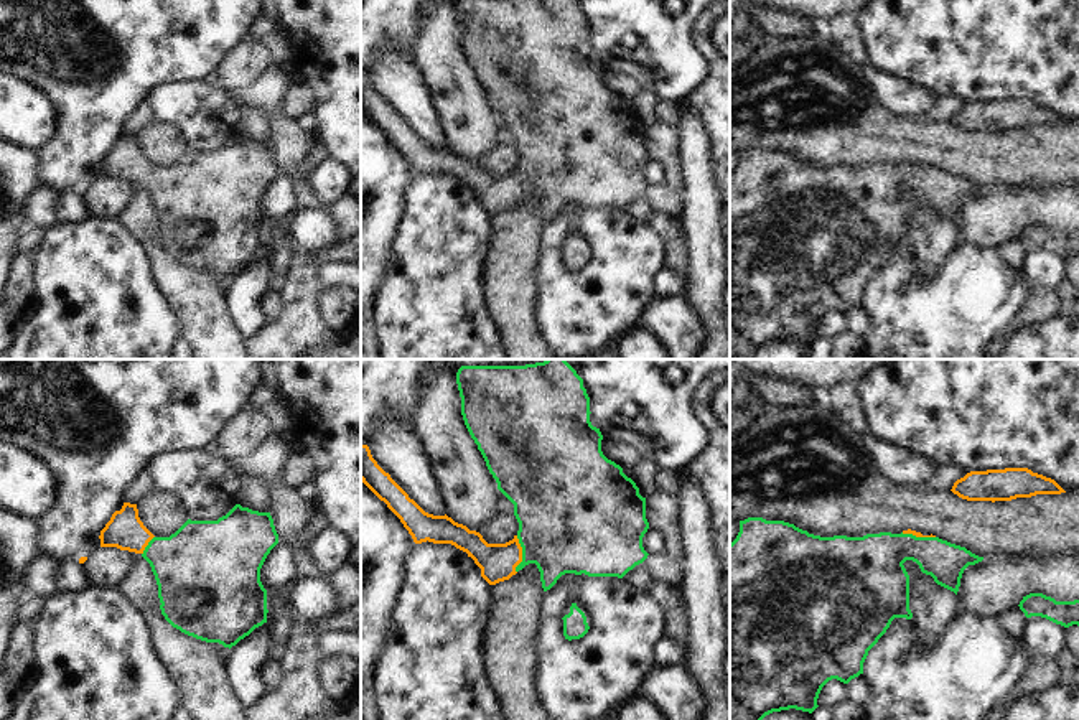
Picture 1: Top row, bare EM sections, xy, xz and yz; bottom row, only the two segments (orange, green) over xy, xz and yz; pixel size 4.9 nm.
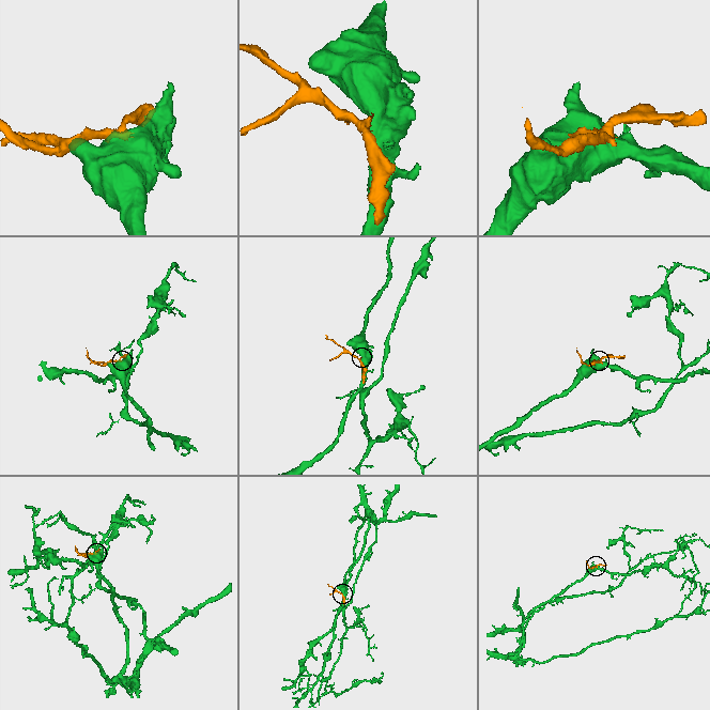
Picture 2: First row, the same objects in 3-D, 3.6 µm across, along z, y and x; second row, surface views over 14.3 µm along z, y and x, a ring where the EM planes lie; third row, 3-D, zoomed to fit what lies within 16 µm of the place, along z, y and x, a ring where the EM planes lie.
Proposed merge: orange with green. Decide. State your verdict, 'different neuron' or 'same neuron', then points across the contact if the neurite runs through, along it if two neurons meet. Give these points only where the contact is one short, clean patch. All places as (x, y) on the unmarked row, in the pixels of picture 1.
same neuron; way xz (498, 193), (521, 185), (564, 157)

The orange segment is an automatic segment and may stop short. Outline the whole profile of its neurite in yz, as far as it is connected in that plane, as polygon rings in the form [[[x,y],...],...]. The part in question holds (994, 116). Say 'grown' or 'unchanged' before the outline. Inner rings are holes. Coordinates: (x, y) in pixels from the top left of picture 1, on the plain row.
unchanged | [[[1028,99],[970,102],[957,110],[951,122],[967,132],[992,133],[1066,124],[1054,110]]]

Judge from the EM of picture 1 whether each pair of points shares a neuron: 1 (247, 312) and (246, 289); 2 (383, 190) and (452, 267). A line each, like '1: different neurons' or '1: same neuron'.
1: same neuron
2: different neurons

